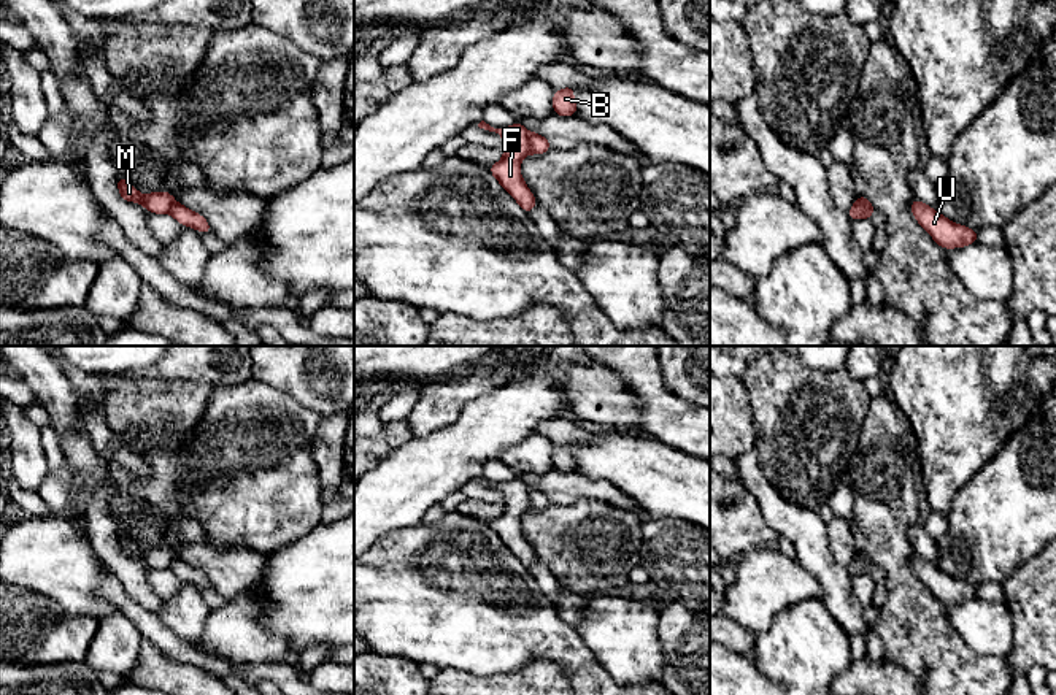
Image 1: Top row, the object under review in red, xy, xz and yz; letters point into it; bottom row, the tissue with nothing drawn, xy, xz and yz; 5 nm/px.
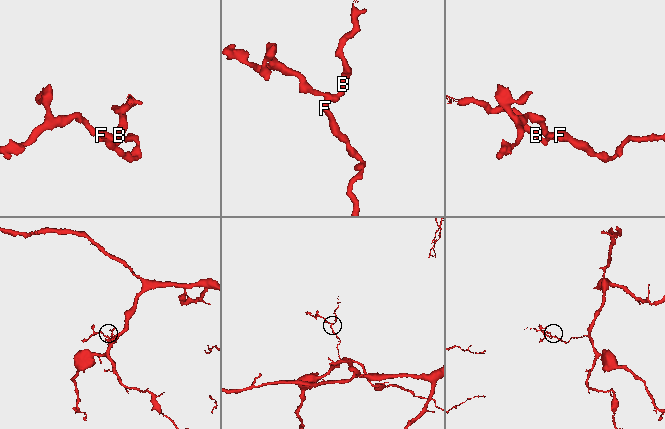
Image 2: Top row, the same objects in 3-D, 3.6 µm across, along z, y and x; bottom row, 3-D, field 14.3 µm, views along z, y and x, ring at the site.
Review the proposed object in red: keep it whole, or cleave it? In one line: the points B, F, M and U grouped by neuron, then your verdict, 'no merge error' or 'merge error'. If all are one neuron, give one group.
groups B / F M U; merge error

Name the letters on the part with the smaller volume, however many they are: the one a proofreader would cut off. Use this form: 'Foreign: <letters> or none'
Foreign: B

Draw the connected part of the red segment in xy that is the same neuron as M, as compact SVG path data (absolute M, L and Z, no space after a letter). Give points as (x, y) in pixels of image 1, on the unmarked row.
M119 532L118 544L121 552L125 557L137 557L141 559L148 568L167 570L175 562L175 554L170 547L151 547L143 552L130 538L129 535Z

